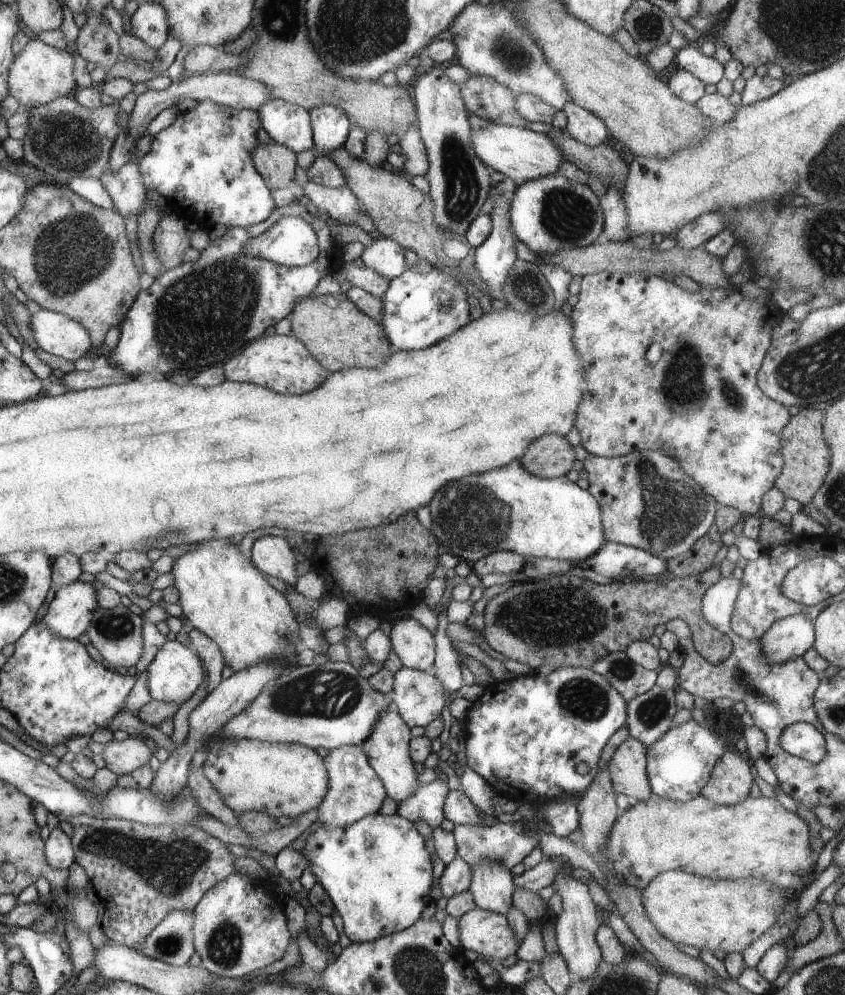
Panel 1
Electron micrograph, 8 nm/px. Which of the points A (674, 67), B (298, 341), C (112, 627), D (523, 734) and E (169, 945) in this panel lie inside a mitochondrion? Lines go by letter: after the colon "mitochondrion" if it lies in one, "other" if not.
A: other
B: other
C: mitochondrion
D: other
E: mitochondrion

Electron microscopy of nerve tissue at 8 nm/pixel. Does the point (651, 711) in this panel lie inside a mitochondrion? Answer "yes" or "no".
yes

